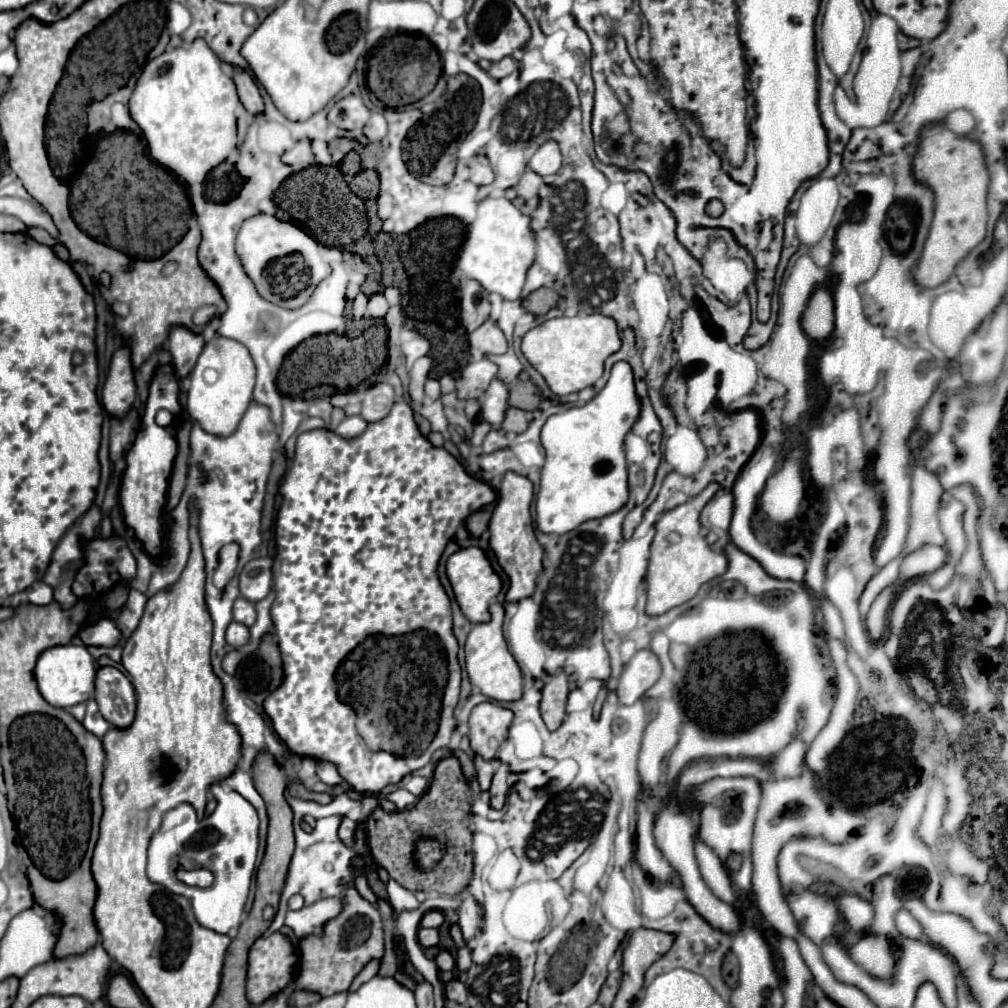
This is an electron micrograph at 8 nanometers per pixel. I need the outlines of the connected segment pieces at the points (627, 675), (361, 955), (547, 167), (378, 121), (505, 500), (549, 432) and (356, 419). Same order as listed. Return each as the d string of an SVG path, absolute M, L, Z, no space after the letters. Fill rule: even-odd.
M639 650L629 664L623 668L617 686L617 698L621 704L631 706L635 704L657 680L661 674L659 658L651 654L651 650Z
M349 888L345 894L345 906L339 916L323 926L321 936L305 936L299 940L299 970L293 980L295 990L317 992L321 996L331 996L347 992L353 978L371 962L383 958L383 922L377 906L367 902Z
M545 142L529 160L529 168L539 176L555 174L561 168L561 152L555 142Z
M379 112L371 114L367 126L363 128L363 134L365 134L371 142L379 142L379 140L387 134L387 120L383 118L383 114L379 114Z
M507 472L501 488L499 488L499 500L493 510L493 516L489 520L489 548L495 552L499 566L509 576L509 590L505 594L507 602L517 602L521 598L527 598L535 590L535 580L541 572L541 558L543 550L535 538L533 526L531 526L531 500L533 500L533 484L529 478Z
M617 362L605 388L585 406L575 406L547 418L541 444L547 452L541 470L541 488L535 502L537 528L545 534L565 534L587 520L617 512L629 498L623 438L639 416L633 372L627 362Z
M349 416L335 428L335 434L343 438L355 438L355 436L361 436L365 428L367 428L367 422L361 416Z

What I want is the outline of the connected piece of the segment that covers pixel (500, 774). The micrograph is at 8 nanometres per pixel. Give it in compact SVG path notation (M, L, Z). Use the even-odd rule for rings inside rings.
M501 764L499 770L495 772L493 782L491 782L491 788L489 788L491 806L493 806L495 810L501 810L501 808L505 806L505 800L507 800L507 794L509 794L507 776L509 776L509 766L507 766L507 764Z

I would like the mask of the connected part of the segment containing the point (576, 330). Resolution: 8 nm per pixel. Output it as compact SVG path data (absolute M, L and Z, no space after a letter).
M577 314L547 320L523 336L521 352L529 364L545 378L547 386L557 396L567 396L593 386L603 374L603 362L621 346L615 320L601 314Z

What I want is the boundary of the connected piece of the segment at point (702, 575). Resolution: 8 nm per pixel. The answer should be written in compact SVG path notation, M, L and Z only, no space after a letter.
M711 482L703 492L693 496L689 502L675 506L673 510L667 510L659 522L655 524L655 536L651 542L651 556L649 556L649 570L647 570L647 608L645 612L649 616L659 616L669 612L675 606L681 606L695 598L699 588L721 576L727 570L727 558L723 552L711 550L711 546L705 542L705 538L699 534L699 514L701 508L713 498L713 494L719 490L719 484Z

